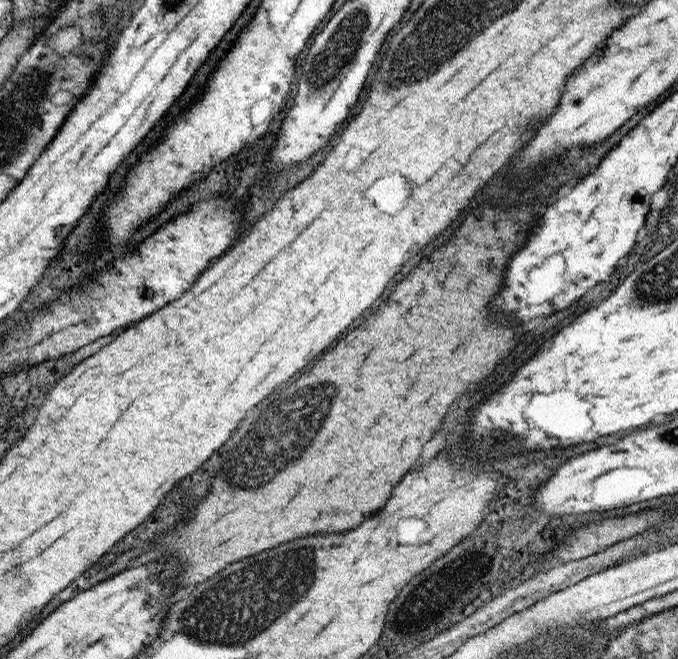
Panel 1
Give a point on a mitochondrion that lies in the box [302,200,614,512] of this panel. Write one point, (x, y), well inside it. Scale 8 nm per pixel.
(487, 441)

